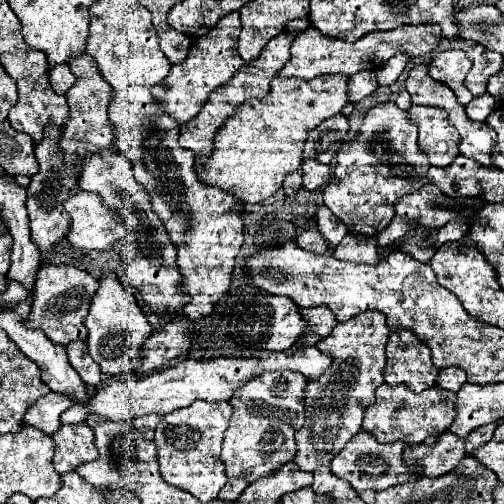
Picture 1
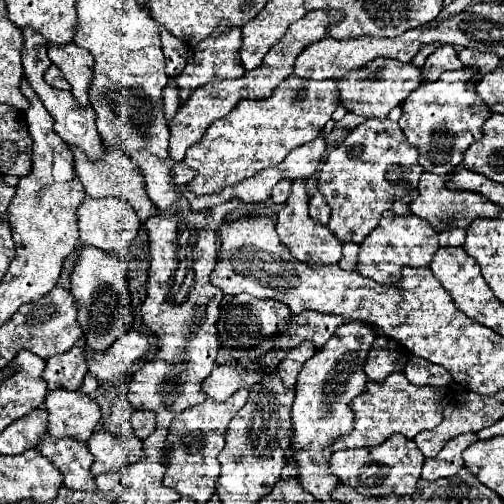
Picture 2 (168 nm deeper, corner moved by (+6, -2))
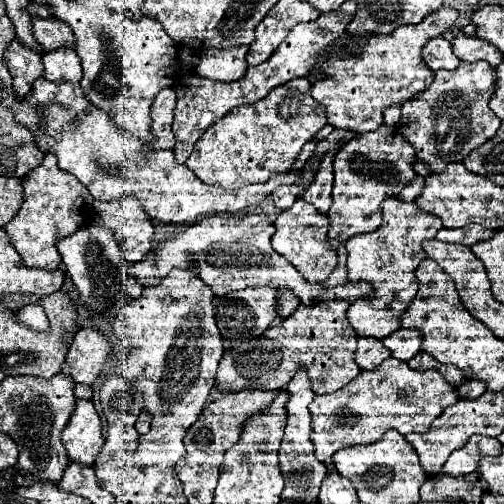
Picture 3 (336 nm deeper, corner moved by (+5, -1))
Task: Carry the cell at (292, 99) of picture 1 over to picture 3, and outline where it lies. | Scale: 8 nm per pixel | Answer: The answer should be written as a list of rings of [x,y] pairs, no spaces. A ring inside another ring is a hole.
[[[295,78],[287,84],[281,84],[275,88],[267,98],[251,104],[251,106],[239,106],[239,110],[231,110],[227,118],[221,118],[209,130],[199,138],[195,144],[193,154],[185,162],[189,170],[195,172],[195,176],[201,182],[207,184],[219,184],[223,188],[241,188],[247,184],[267,182],[271,174],[281,174],[291,170],[295,158],[299,156],[305,142],[313,140],[315,134],[327,124],[327,118],[323,114],[323,108],[317,106],[317,102],[311,98],[311,82],[309,78]]]

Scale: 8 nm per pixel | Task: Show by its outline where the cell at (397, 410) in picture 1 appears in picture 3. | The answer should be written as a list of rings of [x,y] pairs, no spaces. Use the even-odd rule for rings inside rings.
[[[387,358],[379,368],[371,372],[363,370],[341,390],[317,396],[311,402],[311,440],[315,444],[315,456],[319,462],[327,462],[341,448],[377,442],[389,428],[399,430],[403,436],[411,432],[427,432],[441,410],[457,400],[457,388],[447,384],[437,370],[419,372],[411,370],[403,360]]]

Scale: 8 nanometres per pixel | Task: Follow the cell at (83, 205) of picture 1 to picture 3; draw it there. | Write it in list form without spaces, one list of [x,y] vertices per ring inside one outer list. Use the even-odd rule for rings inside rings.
[[[125,196],[113,202],[95,202],[91,220],[115,230],[125,260],[139,262],[151,250],[155,226],[137,198]]]

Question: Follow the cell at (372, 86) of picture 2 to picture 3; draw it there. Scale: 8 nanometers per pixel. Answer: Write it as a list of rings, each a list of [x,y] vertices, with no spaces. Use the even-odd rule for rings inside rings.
[[[439,8],[421,24],[415,26],[399,26],[393,34],[371,34],[363,46],[357,48],[335,48],[327,54],[327,60],[323,60],[319,72],[323,74],[321,80],[311,82],[311,96],[325,106],[327,112],[327,124],[339,130],[351,130],[351,132],[371,132],[377,130],[383,124],[383,110],[395,102],[407,102],[407,98],[413,98],[433,82],[433,72],[423,66],[421,60],[421,48],[435,36],[441,36],[453,22],[457,20],[457,12],[451,8]]]

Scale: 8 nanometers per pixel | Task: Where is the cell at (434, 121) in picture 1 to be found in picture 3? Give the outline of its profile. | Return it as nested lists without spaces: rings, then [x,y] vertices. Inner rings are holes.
[[[487,62],[459,64],[455,70],[439,70],[433,84],[419,92],[415,102],[403,104],[399,132],[433,172],[441,172],[449,162],[461,162],[471,150],[495,136],[501,126],[501,120],[489,108],[495,82],[495,70]]]

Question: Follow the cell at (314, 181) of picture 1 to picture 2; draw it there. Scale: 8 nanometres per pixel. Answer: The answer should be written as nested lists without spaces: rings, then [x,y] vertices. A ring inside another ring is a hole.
[[[296,179],[292,183],[292,193],[290,193],[284,209],[278,213],[276,231],[280,235],[280,241],[290,249],[290,253],[298,261],[306,261],[310,265],[326,265],[326,263],[338,263],[342,259],[342,243],[330,233],[328,227],[314,223],[308,215],[306,179]]]

